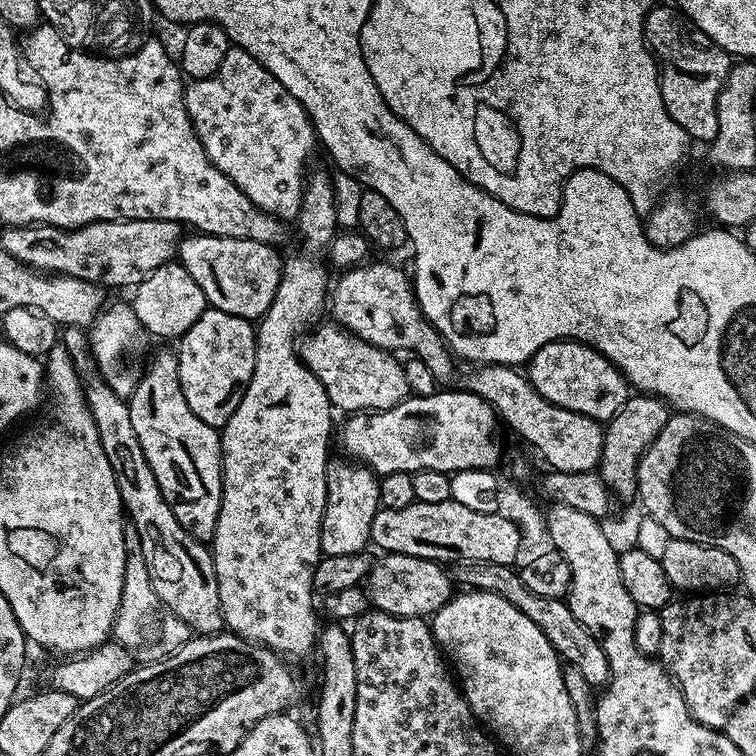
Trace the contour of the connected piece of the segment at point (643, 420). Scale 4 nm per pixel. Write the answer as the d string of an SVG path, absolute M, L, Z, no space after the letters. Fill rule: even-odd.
M655 394L629 395L626 406L614 414L614 418L607 421L604 428L604 445L600 455L598 471L606 486L617 497L637 495L636 471L645 450L658 438L662 426L666 426L670 415L670 408L665 401Z

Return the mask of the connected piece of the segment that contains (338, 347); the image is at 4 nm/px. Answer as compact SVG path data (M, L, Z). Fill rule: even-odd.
M324 322L311 329L303 337L298 355L322 382L333 409L341 408L344 414L384 412L410 395L403 363L393 353L358 339L335 322Z

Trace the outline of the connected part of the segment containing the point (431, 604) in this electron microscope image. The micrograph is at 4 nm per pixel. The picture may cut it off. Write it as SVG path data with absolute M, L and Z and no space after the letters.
M392 552L380 558L373 563L366 581L366 596L375 611L395 616L431 618L452 599L454 581L447 571L440 569L443 567L437 561Z

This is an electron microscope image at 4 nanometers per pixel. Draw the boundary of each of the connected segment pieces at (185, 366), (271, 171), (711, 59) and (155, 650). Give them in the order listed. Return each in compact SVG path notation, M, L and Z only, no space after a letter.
M207 307L204 313L186 330L184 336L179 337L176 361L182 394L186 394L186 402L190 402L190 410L202 418L211 428L223 429L224 423L234 414L238 402L242 402L244 392L248 388L250 378L254 374L254 354L256 353L256 328L253 321L243 320L234 314L226 314L214 307Z
M235 46L229 48L222 64L212 77L193 80L185 87L184 101L186 102L186 114L206 150L210 162L214 162L214 166L218 166L218 170L222 170L222 174L226 174L226 178L230 178L230 182L234 182L234 186L238 186L238 190L242 190L242 194L246 194L246 198L250 198L250 202L254 202L254 206L258 206L263 212L269 212L281 222L295 221L296 217L300 215L300 203L304 193L306 179L304 167L308 164L308 155L311 154L312 147L317 147L318 144L316 131L312 129L312 120L308 117L308 111L302 106L302 102L298 102L298 98L294 98L294 94L290 94L290 90L286 90L286 86L282 86L282 82L278 82L278 78L274 78L274 74L270 74L270 70L266 70L266 66L262 66L262 62L258 62L258 58L254 58L246 50Z
M657 3L648 11L648 17L644 20L644 40L652 49L660 69L662 102L670 118L674 118L674 122L686 130L689 141L711 142L714 134L718 134L718 94L734 60L685 12L668 4Z
M139 550L129 551L128 561L124 567L124 596L120 600L120 611L116 613L116 623L112 625L115 643L121 644L141 661L151 662L180 651L194 633L178 614L171 612L158 598L144 570L144 559Z

